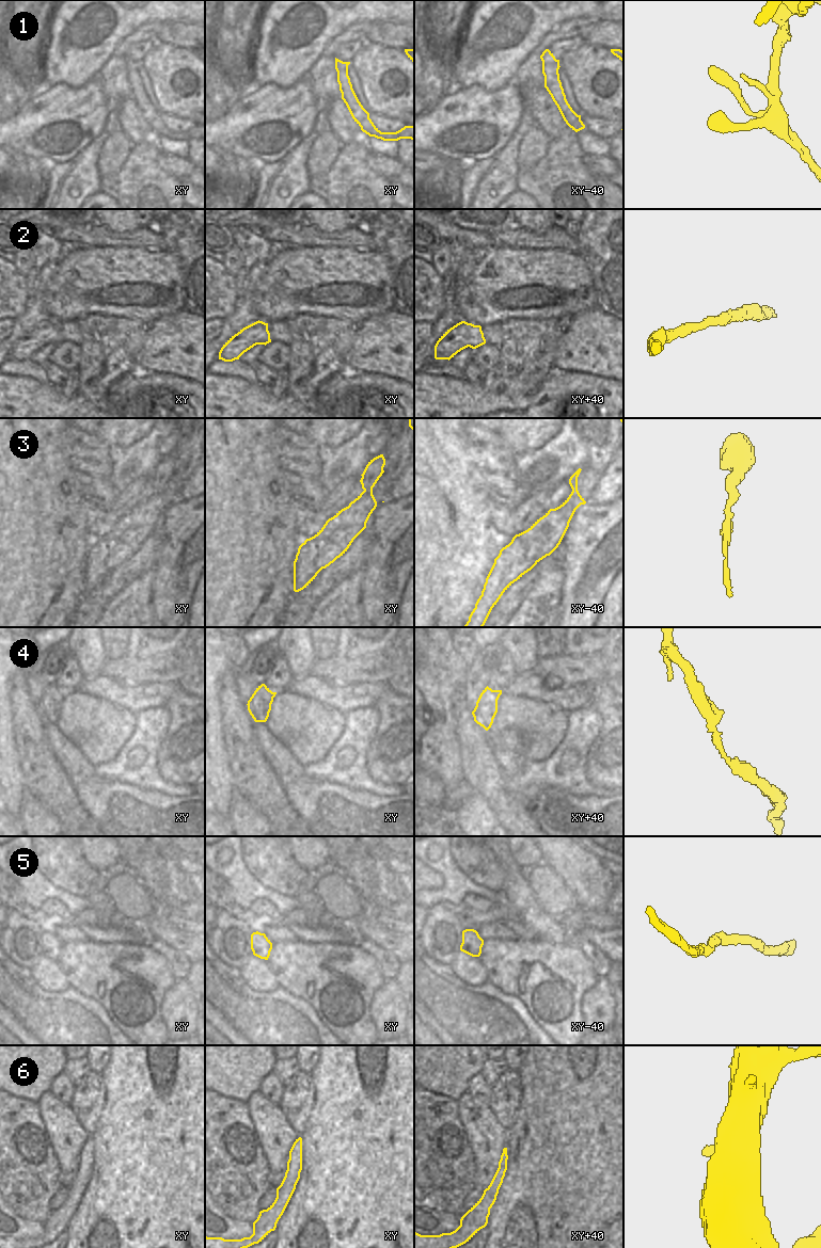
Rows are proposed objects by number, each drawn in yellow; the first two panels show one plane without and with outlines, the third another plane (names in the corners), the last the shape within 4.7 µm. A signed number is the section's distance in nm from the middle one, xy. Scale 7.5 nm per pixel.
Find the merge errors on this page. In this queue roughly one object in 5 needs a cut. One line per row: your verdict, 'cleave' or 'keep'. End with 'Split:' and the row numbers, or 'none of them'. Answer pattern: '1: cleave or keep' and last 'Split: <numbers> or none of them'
1: keep
2: keep
3: keep
4: keep
5: keep
6: keep
Split: none of them

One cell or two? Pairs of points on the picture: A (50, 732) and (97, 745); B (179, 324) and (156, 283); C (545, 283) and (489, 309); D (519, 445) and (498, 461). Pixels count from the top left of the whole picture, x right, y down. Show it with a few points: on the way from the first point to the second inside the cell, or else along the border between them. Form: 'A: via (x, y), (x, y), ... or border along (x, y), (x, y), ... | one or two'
A: border along (54, 722), (59, 730), (82, 754) | two
B: border along (182, 309), (162, 316), (151, 323) | two
C: via (527, 283), (507, 283), (494, 292) | one
D: border along (498, 432), (516, 454) | two

